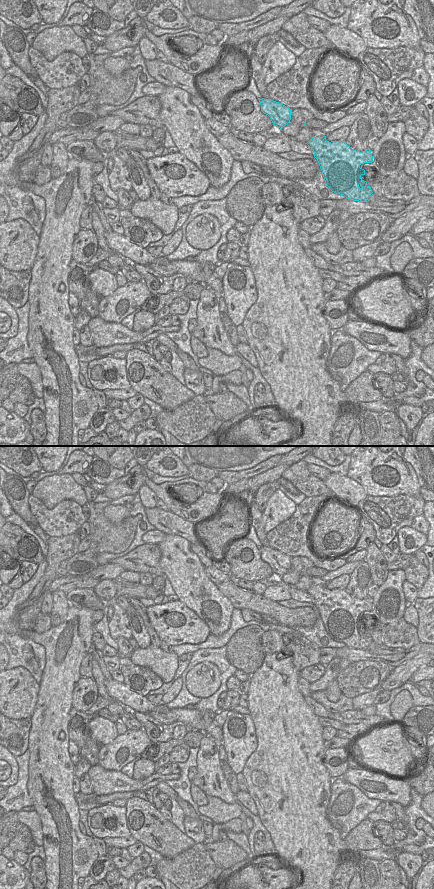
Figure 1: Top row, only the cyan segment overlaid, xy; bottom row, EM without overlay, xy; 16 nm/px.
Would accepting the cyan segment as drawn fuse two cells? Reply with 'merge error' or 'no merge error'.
no merge error

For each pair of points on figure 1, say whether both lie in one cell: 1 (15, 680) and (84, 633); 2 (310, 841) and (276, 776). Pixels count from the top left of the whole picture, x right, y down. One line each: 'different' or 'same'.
1: different
2: same

